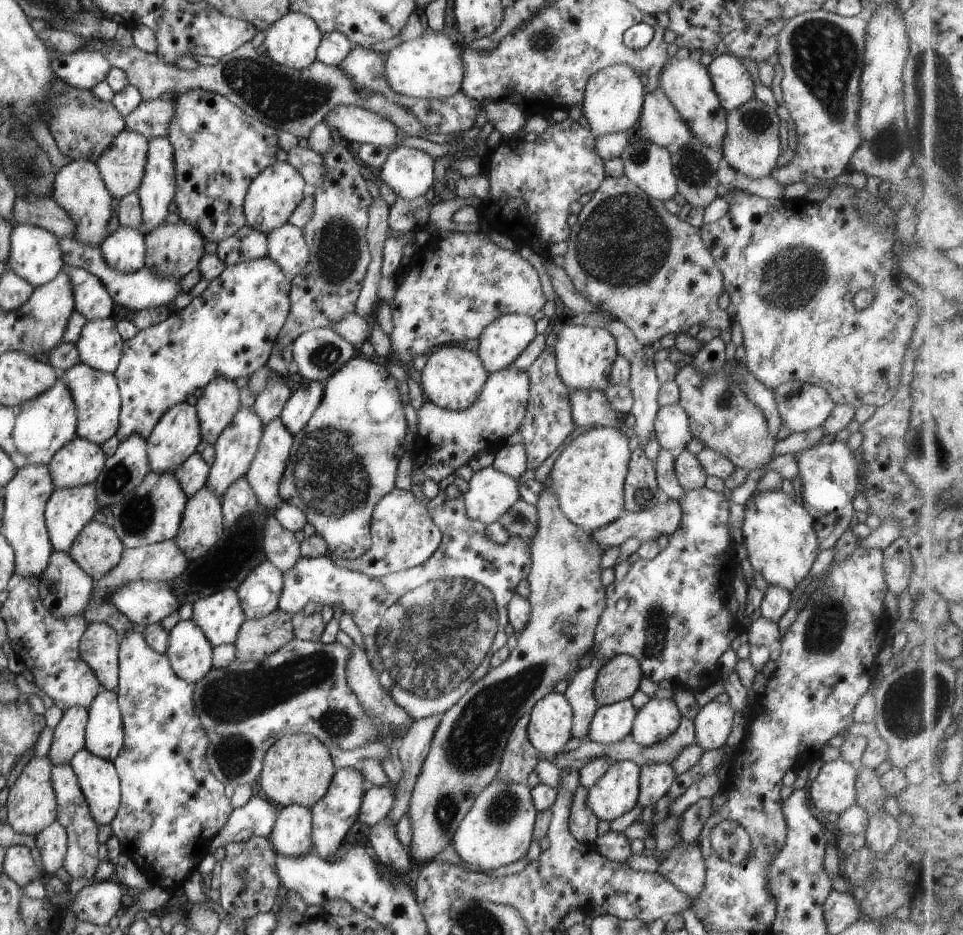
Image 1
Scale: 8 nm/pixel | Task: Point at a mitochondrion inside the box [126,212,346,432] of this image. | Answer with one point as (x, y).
(326, 355)

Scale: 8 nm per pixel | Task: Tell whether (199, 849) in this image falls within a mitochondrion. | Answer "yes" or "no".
no

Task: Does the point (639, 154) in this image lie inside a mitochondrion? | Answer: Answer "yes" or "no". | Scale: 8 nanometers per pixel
yes

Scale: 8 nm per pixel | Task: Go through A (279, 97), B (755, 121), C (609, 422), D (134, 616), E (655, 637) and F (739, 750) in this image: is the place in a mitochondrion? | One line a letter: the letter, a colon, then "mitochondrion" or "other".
A: mitochondrion
B: mitochondrion
C: other
D: other
E: mitochondrion
F: other

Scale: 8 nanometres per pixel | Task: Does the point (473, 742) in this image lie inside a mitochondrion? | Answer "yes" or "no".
yes

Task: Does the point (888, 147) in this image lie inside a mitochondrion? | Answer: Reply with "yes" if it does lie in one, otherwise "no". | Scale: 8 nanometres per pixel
yes

